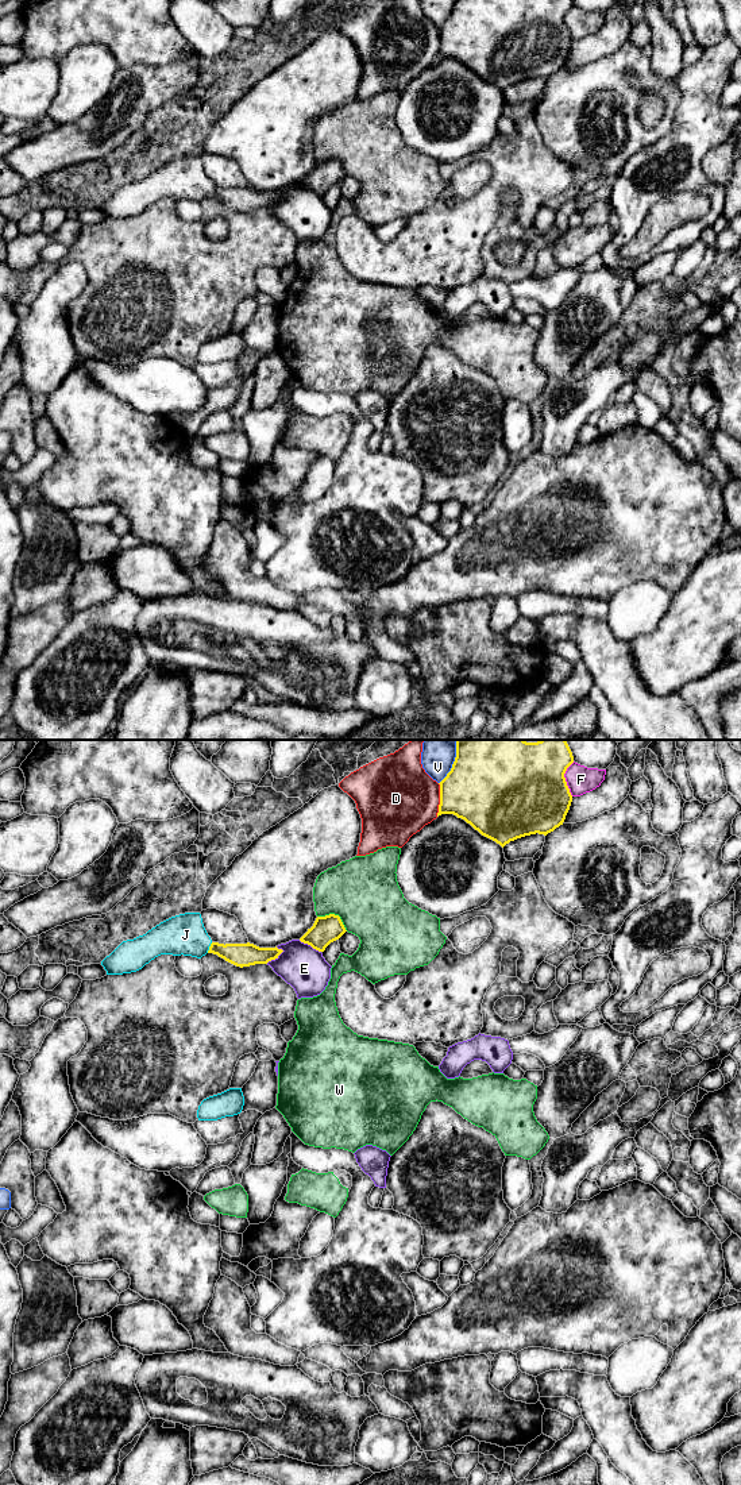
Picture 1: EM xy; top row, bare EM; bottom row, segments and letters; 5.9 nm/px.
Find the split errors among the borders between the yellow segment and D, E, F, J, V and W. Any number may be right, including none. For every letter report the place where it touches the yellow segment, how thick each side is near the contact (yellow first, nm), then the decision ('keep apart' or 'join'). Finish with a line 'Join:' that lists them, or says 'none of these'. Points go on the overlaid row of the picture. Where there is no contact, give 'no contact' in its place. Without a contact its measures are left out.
D: xy (440, 799) | 420/460 nm | keep apart
E: xy (274, 959) | 140/260 nm | keep apart
F: xy (564, 779) | 500/160 nm | keep apart
J: xy (209, 948) | 140/240 nm | join
V: xy (454, 762) | 500/200 nm | keep apart
W: xy (334, 914) | 160/420 nm | keep apart
Join: J

